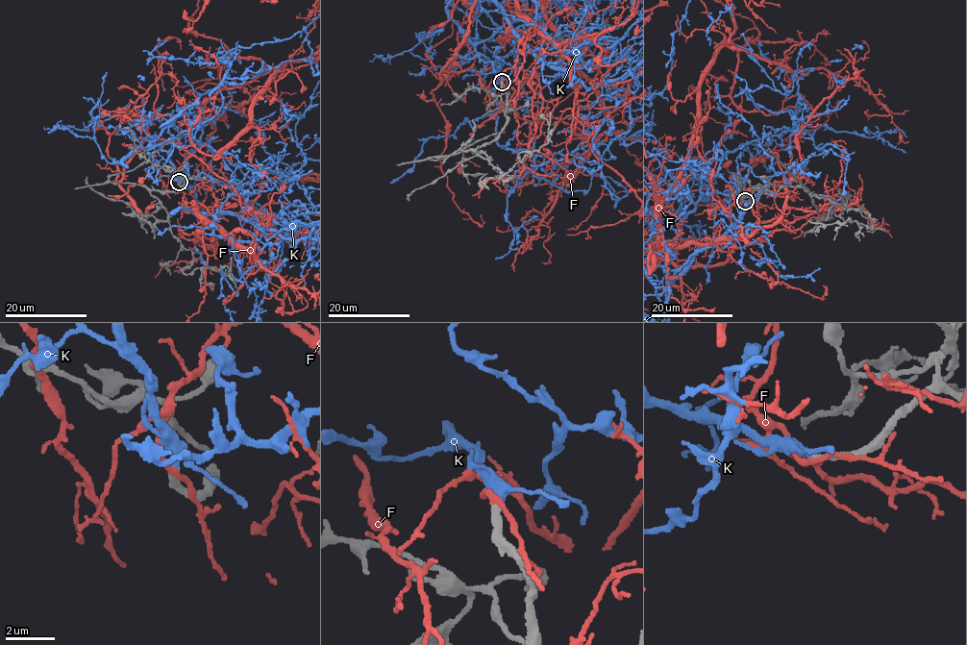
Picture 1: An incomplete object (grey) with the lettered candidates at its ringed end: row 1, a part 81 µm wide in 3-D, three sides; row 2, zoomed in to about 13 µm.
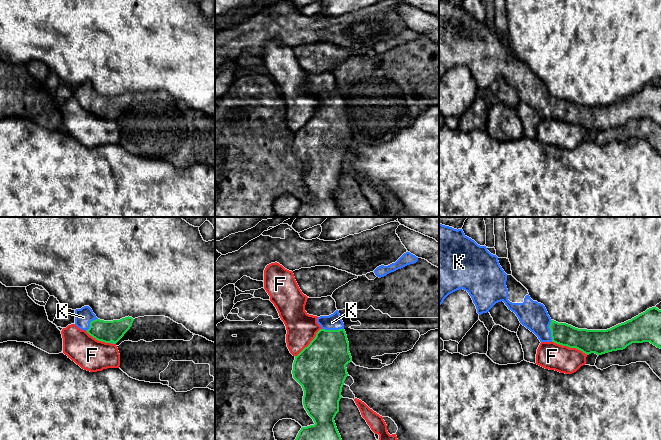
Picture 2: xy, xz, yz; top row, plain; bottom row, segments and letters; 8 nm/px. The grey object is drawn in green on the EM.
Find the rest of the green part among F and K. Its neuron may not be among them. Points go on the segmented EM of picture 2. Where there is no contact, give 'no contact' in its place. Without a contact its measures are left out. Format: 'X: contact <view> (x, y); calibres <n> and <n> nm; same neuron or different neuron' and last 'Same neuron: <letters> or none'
F: contact yz (569, 347); calibres 190 and 220 nm; different neuron
K: contact xz (333, 330); calibres 360 and 130 nm; same neuron
Same neuron: K

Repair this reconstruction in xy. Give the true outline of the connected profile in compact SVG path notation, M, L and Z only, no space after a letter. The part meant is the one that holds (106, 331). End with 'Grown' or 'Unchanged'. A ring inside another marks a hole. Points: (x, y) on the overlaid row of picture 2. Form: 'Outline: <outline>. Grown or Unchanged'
Outline: M89 306L75 310L75 325L85 330L98 341L116 344L132 326L134 319L125 317L120 320L100 320Z. Grown

